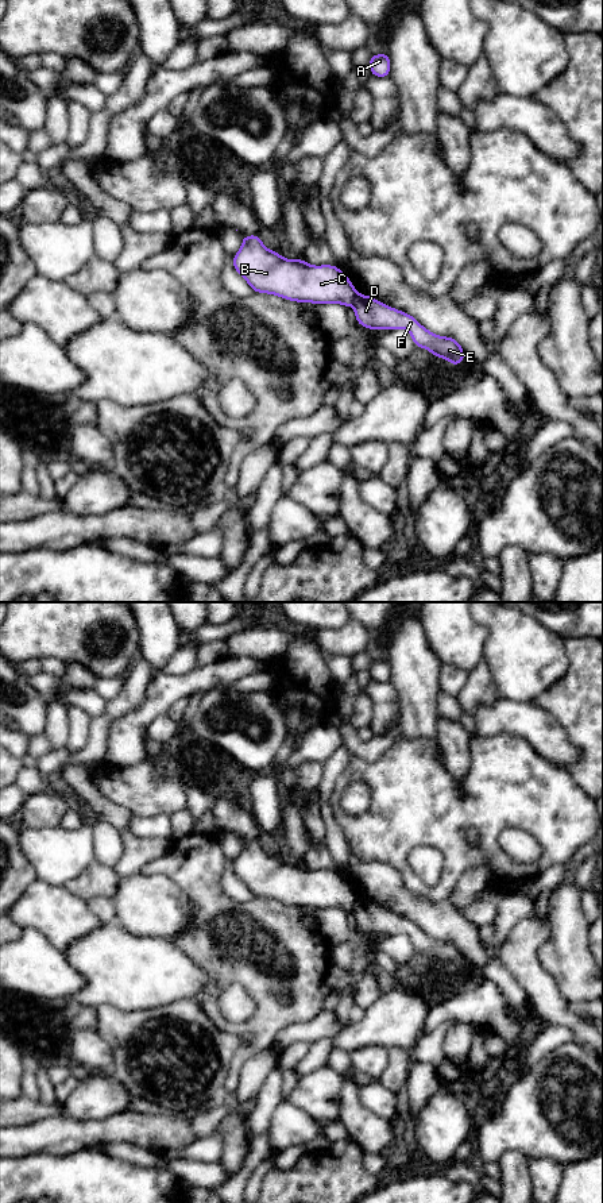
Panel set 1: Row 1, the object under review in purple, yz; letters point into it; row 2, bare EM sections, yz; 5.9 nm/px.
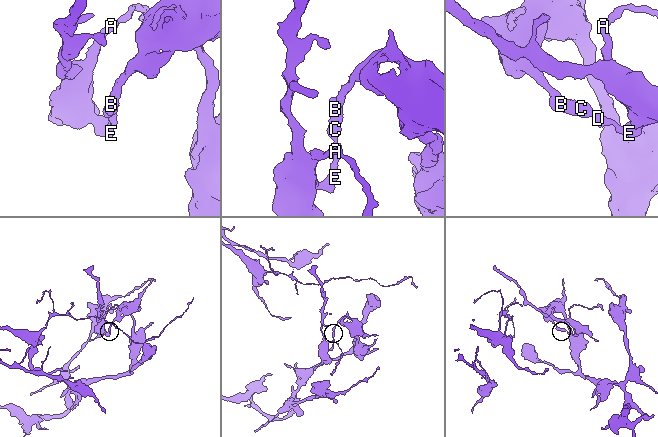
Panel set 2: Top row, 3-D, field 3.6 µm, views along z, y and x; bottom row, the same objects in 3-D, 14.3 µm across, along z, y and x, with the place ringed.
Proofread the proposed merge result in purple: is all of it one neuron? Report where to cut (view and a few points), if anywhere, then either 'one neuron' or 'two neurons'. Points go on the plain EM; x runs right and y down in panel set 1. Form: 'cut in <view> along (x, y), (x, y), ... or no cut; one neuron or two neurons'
cut in yz along (356, 899), (351, 909); two neurons

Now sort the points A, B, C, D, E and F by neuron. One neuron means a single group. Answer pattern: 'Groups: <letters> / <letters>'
Groups: A D E F / B C

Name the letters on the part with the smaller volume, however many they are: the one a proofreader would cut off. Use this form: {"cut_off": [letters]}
{"cut_off": ["A", "D", "E", "F"]}

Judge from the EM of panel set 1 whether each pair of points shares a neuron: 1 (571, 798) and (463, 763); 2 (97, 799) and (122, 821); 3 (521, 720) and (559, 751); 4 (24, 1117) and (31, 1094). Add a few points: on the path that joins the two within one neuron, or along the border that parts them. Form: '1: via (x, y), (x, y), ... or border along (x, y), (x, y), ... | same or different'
1: border along (470, 737), (470, 771), (456, 782) | different
2: via (103, 805), (116, 816) | same
3: via (530, 723), (549, 741) | same
4: border along (23, 1095), (38, 1103) | different

